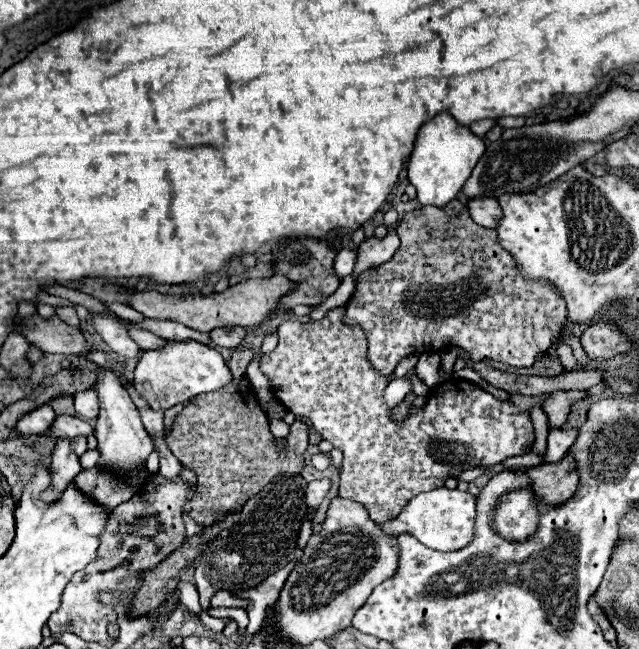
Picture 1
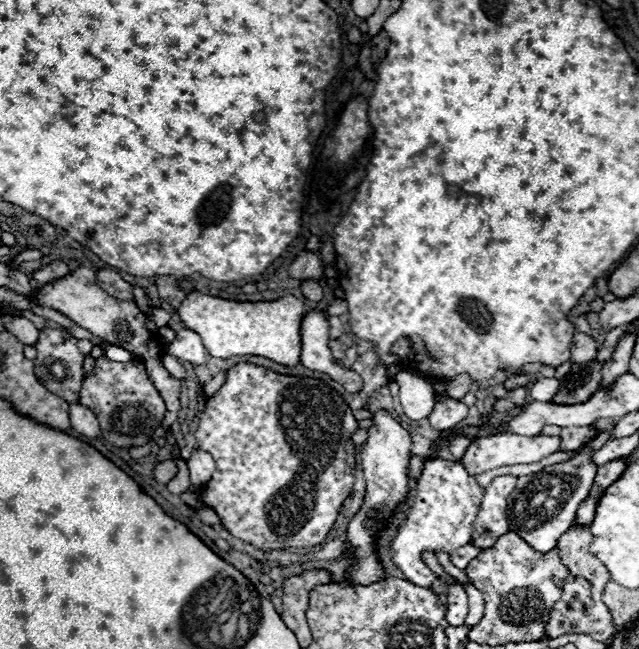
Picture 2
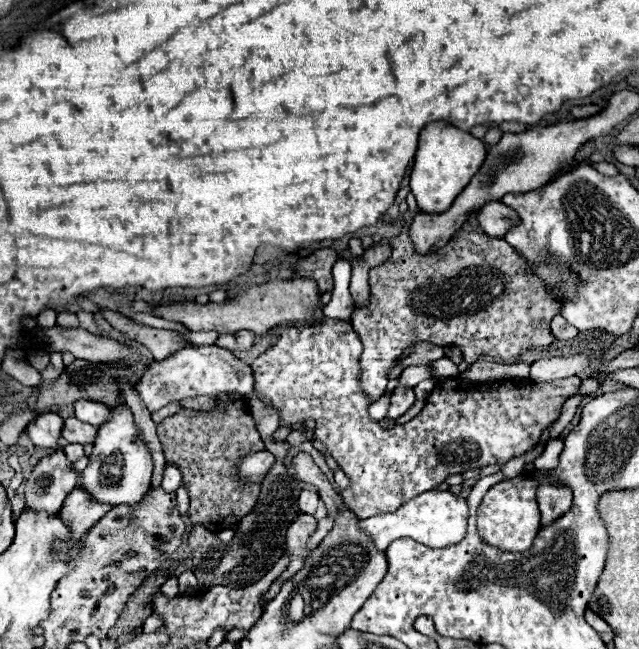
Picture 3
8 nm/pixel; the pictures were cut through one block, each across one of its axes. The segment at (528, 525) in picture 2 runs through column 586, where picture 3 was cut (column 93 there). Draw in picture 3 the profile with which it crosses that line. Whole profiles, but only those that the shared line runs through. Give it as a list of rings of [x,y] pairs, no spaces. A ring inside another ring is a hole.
[[[116,404],[116,408],[108,408],[108,412],[112,412],[112,416],[108,418],[108,424],[98,428],[94,452],[90,454],[88,468],[80,474],[80,482],[86,492],[100,502],[112,506],[136,504],[150,488],[152,456],[144,438],[140,436],[140,430],[134,426],[132,410],[126,404]]]

